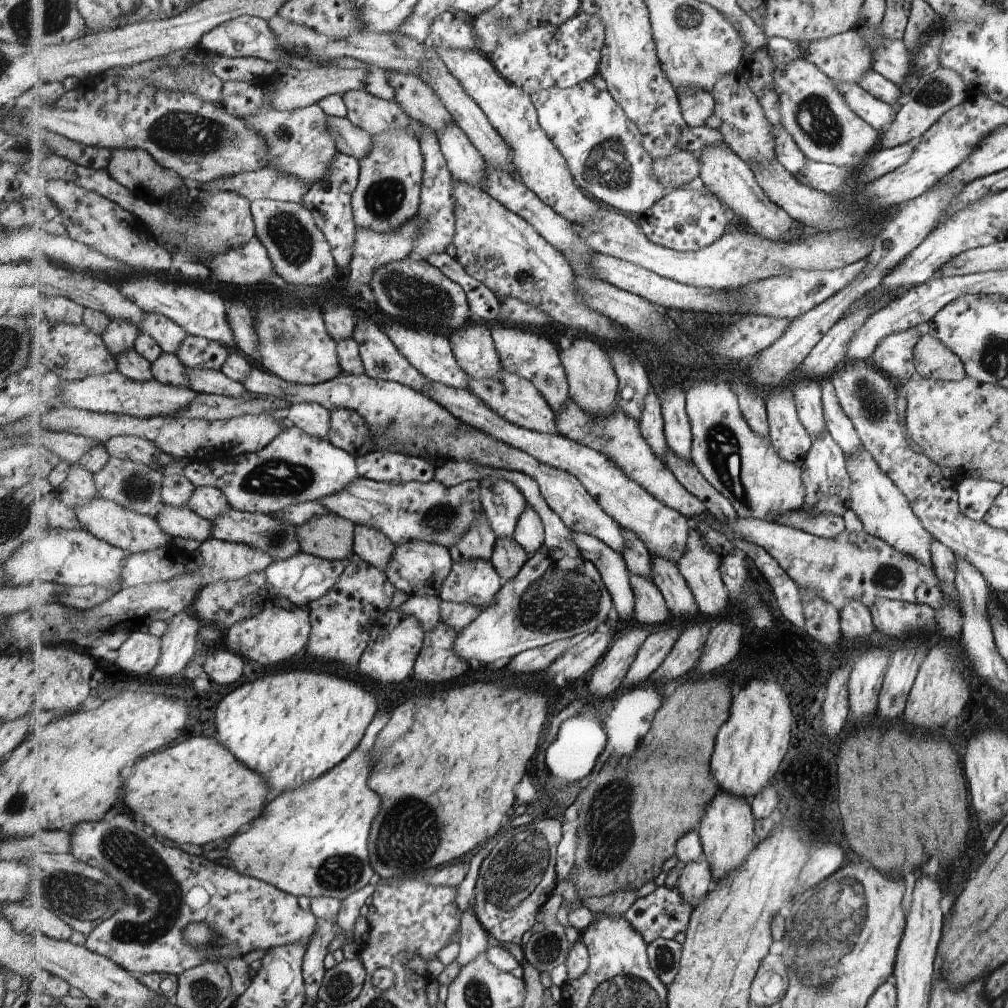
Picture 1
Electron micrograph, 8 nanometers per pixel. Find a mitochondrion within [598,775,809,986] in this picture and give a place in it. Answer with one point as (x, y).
(664, 956)

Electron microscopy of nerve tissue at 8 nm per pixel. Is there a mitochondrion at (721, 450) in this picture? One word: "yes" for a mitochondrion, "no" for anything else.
yes

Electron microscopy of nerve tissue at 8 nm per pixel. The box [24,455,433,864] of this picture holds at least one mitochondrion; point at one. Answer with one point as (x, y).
(137, 487)

